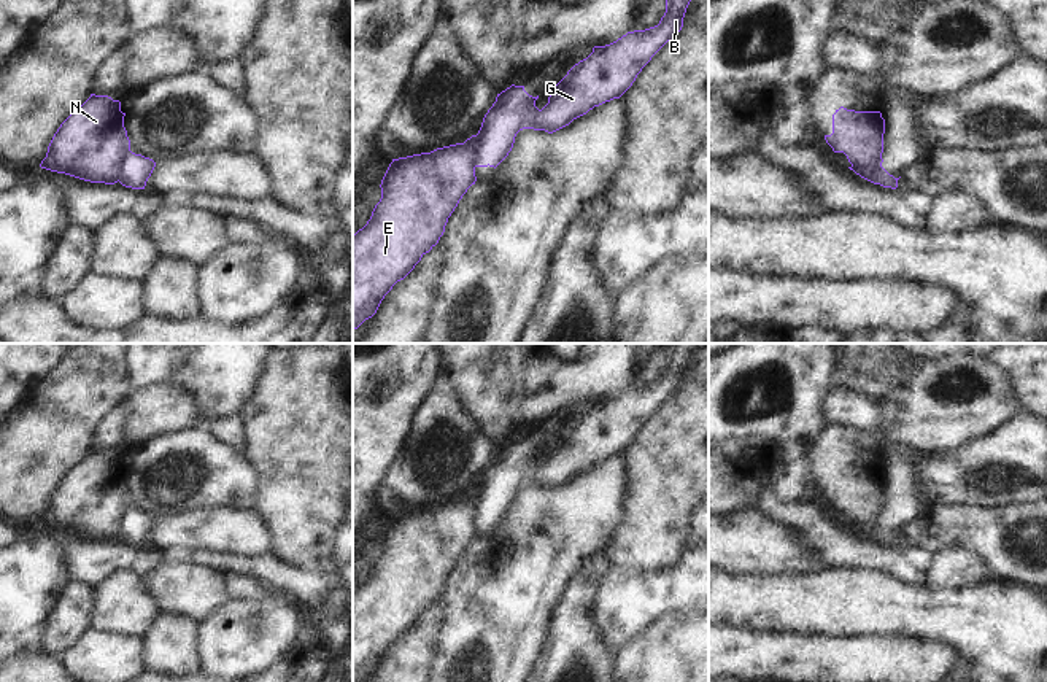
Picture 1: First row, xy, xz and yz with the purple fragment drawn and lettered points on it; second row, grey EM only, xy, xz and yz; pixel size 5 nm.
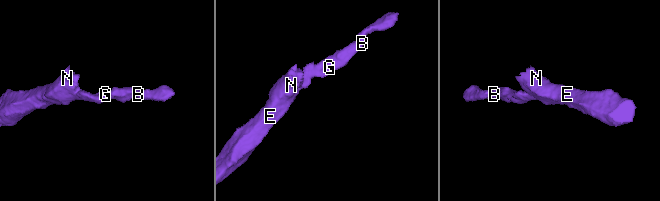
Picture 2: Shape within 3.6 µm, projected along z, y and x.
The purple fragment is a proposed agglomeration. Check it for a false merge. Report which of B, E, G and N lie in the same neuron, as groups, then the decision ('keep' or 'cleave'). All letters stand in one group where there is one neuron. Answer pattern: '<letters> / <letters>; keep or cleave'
B G / E N; cleave

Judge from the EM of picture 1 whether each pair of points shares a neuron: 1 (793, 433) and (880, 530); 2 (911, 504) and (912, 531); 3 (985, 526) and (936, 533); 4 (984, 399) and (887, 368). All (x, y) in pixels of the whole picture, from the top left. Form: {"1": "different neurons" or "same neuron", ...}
{"1": "different neurons", "2": "different neurons", "3": "same neuron", "4": "different neurons"}

